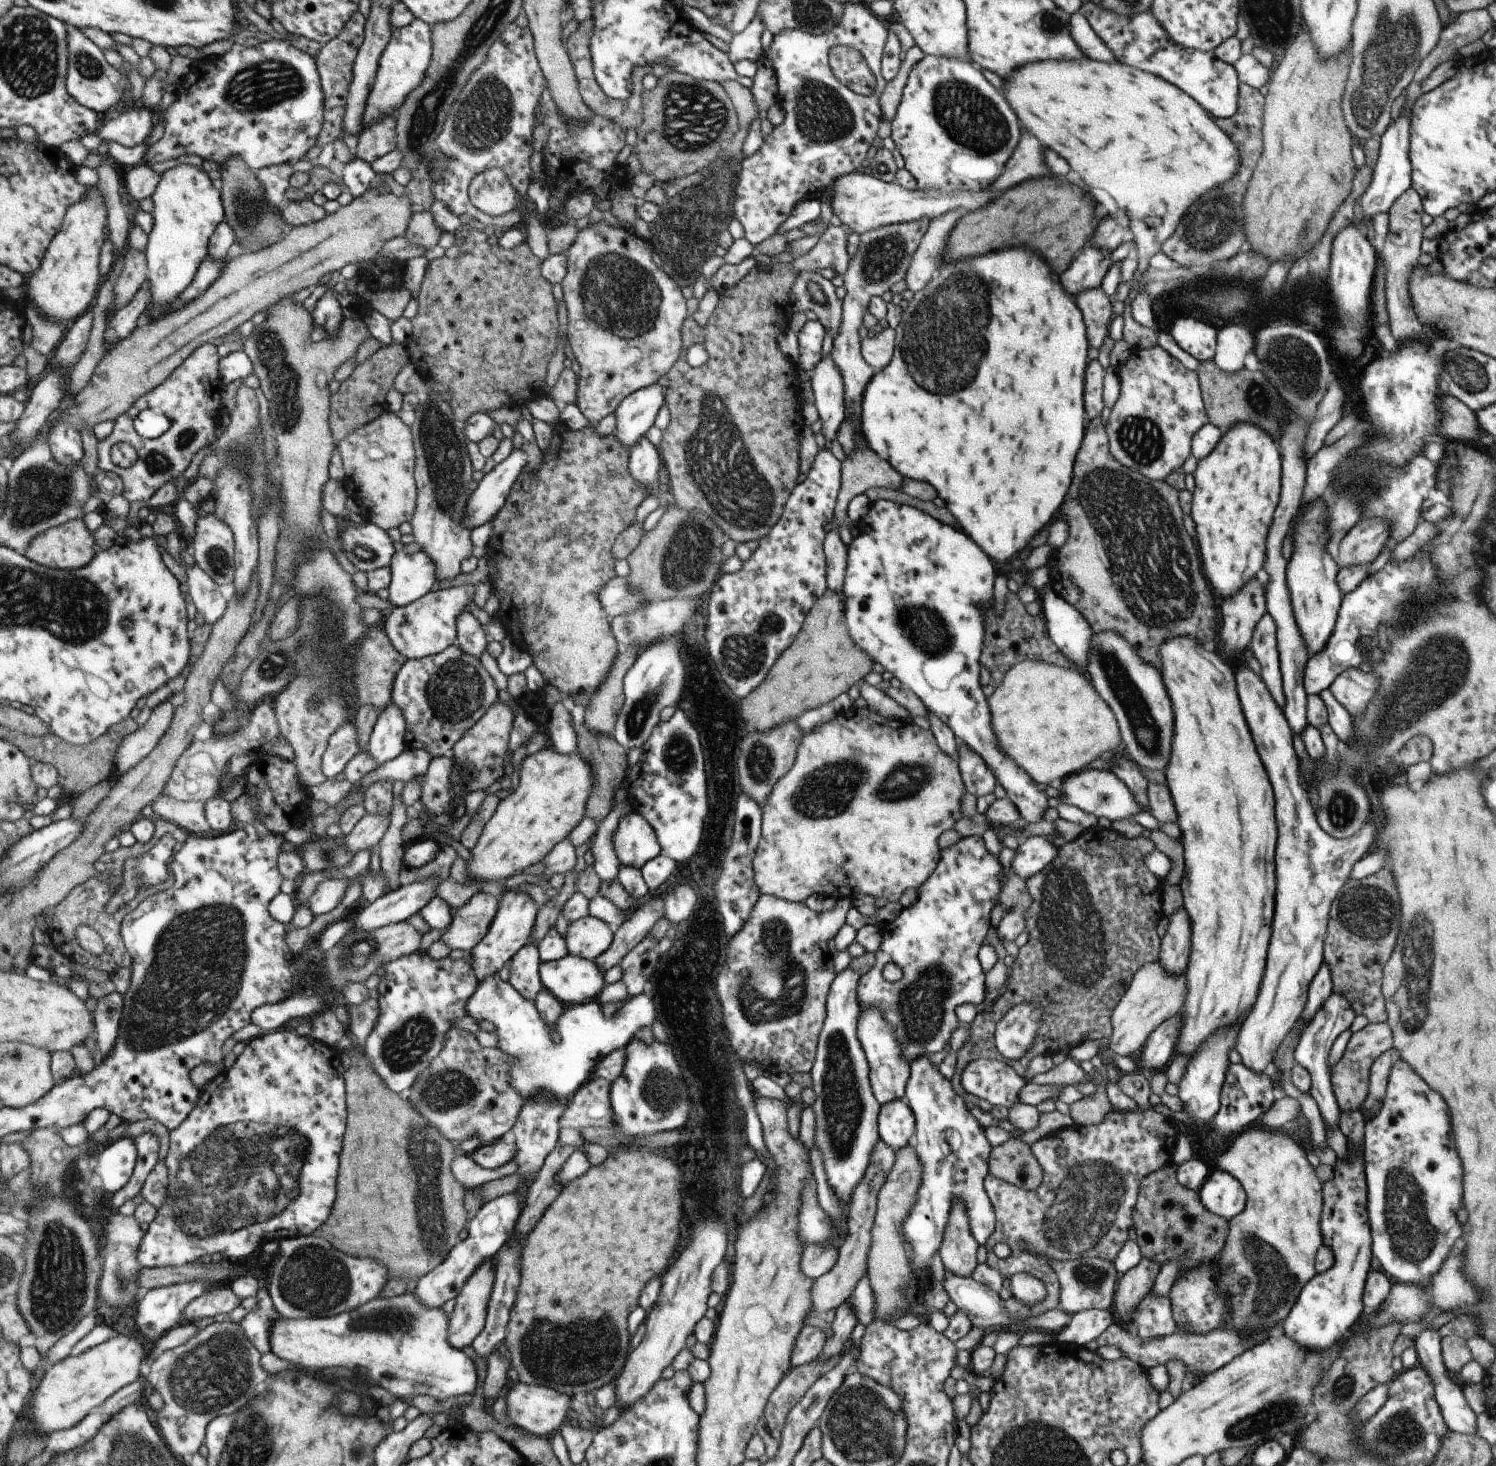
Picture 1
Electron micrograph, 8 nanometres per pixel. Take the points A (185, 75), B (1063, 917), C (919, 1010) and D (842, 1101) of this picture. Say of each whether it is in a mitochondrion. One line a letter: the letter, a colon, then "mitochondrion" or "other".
A: other
B: mitochondrion
C: mitochondrion
D: mitochondrion

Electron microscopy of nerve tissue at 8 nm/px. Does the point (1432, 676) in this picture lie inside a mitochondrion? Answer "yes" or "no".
yes

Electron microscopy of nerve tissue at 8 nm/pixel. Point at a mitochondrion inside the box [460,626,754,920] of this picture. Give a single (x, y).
(684, 754)

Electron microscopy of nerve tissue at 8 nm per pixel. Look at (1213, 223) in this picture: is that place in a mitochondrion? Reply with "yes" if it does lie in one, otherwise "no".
yes

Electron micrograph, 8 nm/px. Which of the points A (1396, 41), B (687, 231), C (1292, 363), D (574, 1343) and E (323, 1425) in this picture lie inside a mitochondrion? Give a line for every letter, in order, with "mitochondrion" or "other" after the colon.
A: mitochondrion
B: mitochondrion
C: mitochondrion
D: mitochondrion
E: other

